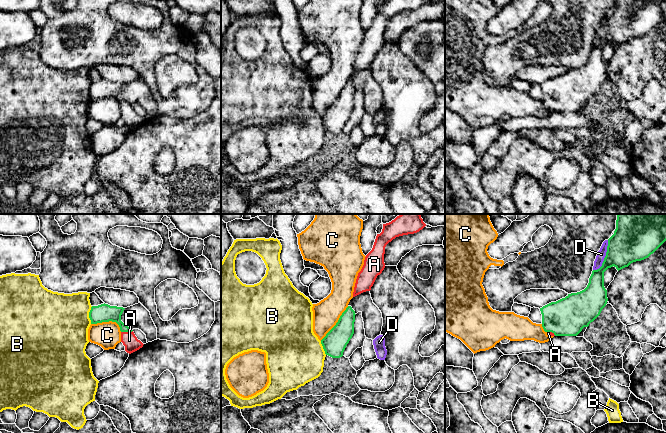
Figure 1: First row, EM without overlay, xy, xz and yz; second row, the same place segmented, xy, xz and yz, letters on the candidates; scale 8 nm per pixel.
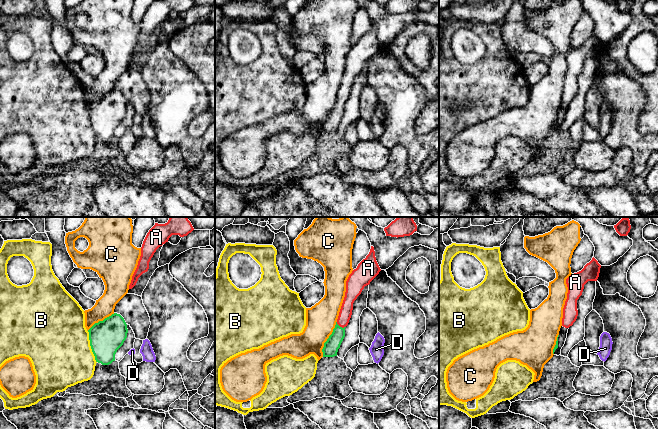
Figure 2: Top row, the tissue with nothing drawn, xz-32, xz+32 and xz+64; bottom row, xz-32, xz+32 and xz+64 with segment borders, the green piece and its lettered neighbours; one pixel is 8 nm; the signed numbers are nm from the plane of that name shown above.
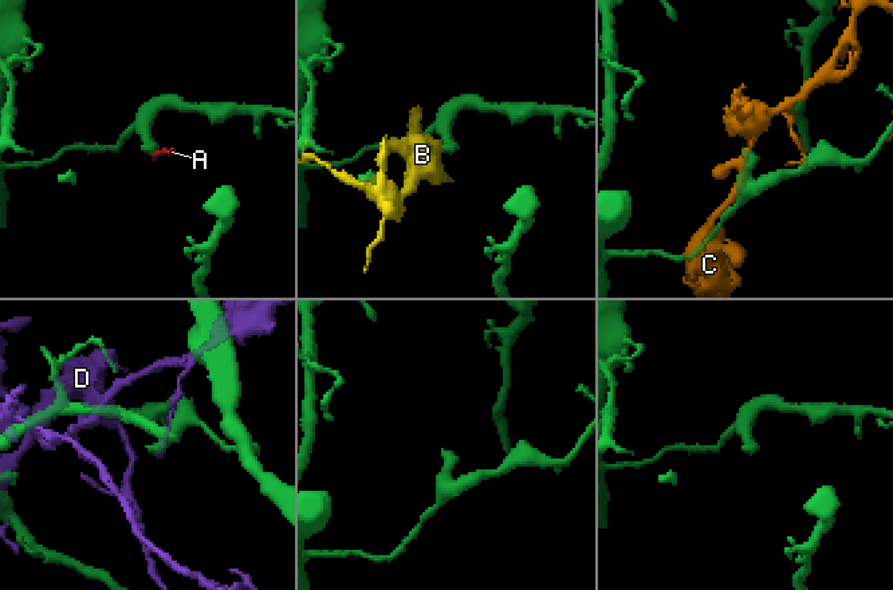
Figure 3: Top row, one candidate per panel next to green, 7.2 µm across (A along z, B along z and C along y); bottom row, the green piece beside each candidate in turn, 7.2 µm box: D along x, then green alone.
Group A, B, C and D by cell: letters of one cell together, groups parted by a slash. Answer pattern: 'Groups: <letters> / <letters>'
Groups: A / B / C / D

